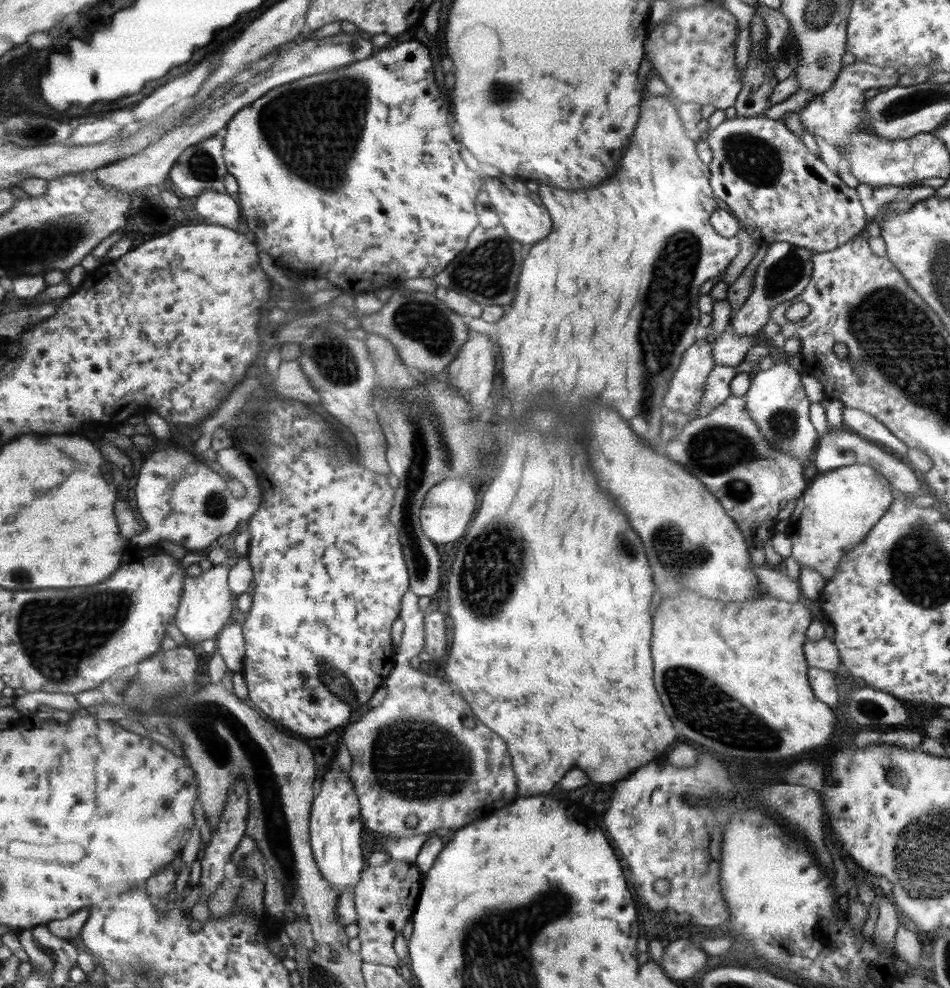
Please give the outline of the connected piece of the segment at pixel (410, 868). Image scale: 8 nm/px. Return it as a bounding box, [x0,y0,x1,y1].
[353,858,424,968]

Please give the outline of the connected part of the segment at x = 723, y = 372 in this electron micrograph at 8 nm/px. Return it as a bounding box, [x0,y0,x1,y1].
[689,365,736,417]

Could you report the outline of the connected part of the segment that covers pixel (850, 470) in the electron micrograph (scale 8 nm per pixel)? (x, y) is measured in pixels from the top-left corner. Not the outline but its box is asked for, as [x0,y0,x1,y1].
[785,464,894,581]

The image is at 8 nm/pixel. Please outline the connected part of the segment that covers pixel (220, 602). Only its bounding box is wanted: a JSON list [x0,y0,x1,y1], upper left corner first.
[175,564,235,643]

